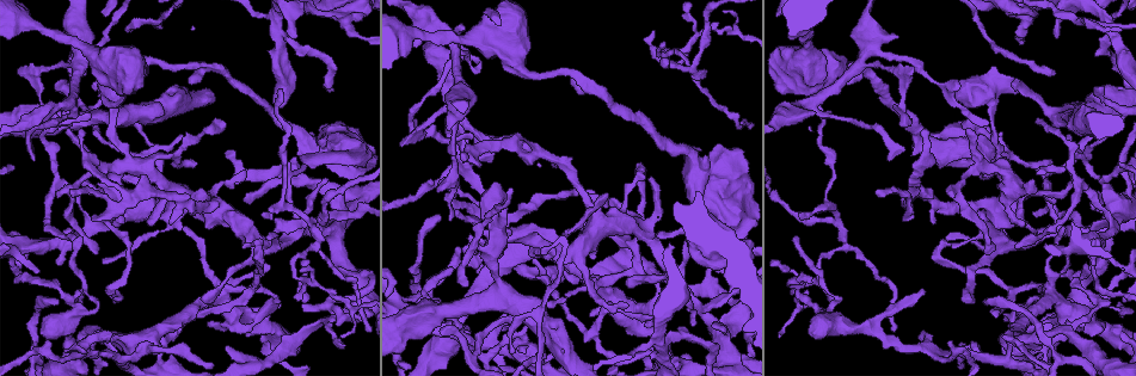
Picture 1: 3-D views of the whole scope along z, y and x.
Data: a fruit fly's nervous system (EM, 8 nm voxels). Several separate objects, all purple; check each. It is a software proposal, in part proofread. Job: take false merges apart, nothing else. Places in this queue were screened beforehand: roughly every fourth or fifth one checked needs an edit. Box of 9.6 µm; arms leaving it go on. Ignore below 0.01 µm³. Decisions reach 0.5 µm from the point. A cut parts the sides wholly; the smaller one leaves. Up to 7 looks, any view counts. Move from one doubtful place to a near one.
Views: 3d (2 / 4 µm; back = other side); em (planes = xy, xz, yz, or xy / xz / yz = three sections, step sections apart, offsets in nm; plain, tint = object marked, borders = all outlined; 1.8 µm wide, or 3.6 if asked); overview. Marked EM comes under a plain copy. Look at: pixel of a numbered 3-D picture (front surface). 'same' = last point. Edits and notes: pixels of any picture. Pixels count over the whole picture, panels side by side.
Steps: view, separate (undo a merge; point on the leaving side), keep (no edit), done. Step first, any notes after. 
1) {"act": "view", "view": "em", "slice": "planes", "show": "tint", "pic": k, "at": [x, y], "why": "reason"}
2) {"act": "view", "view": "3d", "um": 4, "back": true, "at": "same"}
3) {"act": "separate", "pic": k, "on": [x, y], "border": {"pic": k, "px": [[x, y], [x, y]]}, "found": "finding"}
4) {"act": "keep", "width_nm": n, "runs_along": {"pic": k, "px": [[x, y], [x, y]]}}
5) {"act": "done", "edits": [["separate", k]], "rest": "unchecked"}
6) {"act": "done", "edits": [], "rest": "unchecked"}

{"act": "view", "view": "3d", "um": 2, "pic": 1, "at": [278, 32], "why": "four-way junction"}

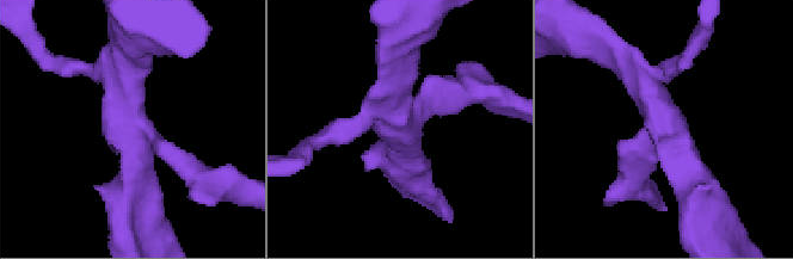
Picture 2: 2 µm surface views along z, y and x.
{"act": "view", "view": "em", "slice": "yz", "step": 8, "show": "tint", "pic": 2, "at": [133, 121], "arms": 4}

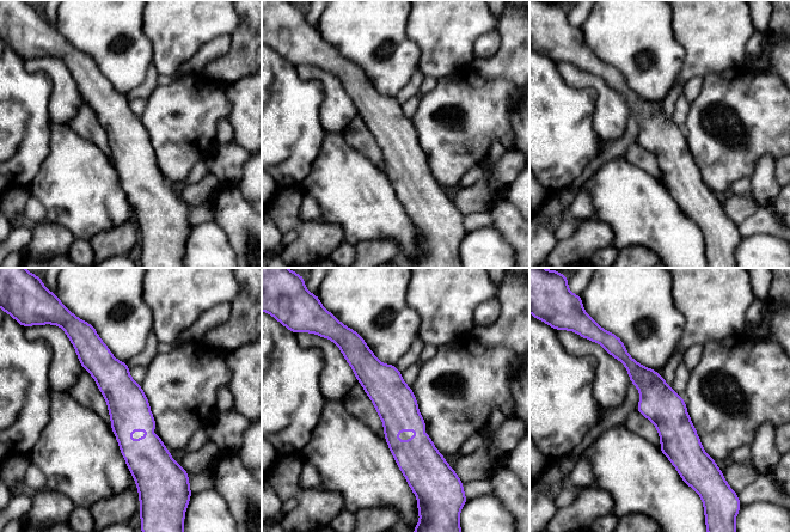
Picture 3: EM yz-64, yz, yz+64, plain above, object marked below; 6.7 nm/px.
{"act": "view", "view": "em", "slice": "planes", "show": "tint", "at": "same", "why": "another direction"}

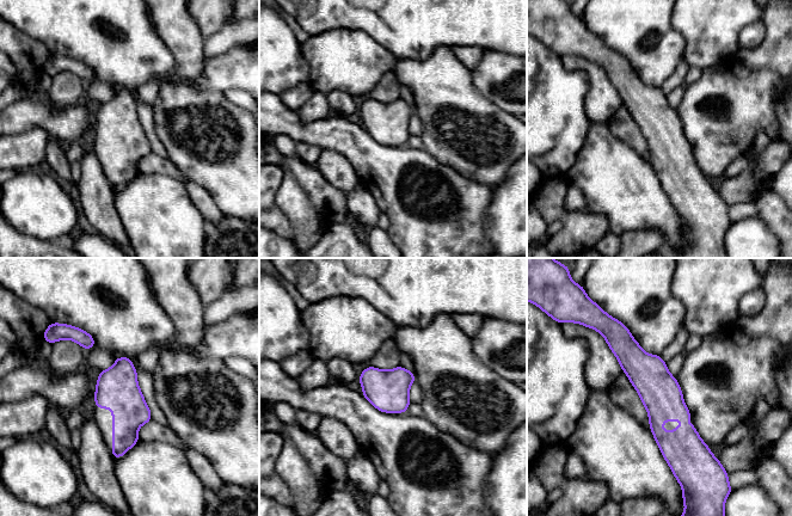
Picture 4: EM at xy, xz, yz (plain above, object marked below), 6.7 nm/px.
{"act": "keep", "width_nm": 280, "runs_along": {"pic": 4, "px": [[624, 331], [674, 462]]}, "found": "all the same neuron"}

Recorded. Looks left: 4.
{"act": "view", "view": "em", "slice": "planes", "show": "tint", "pic": 1, "at": [1024, 17], "why": "thick turns thin"}

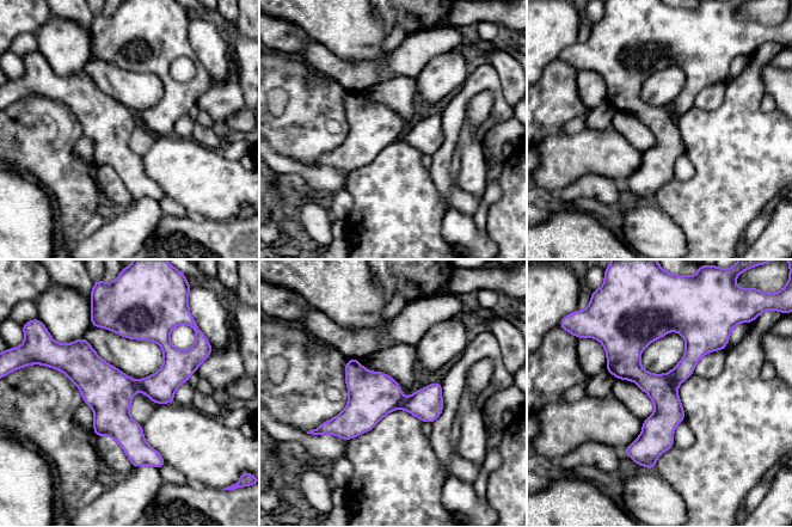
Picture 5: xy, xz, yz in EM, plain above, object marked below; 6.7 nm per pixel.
{"act": "keep", "width_nm": 200, "found": "all the same neuron"}

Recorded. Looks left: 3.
{"act": "view", "view": "3d", "um": 2, "pic": 1, "at": [127, 165], "why": "sudden change in width"}

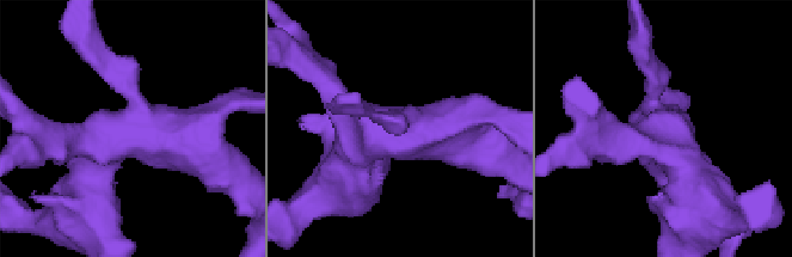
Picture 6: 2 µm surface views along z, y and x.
{"act": "view", "view": "em", "slice": "planes", "show": "borders", "pic": 6, "at": [663, 134], "why": "now the EM"}

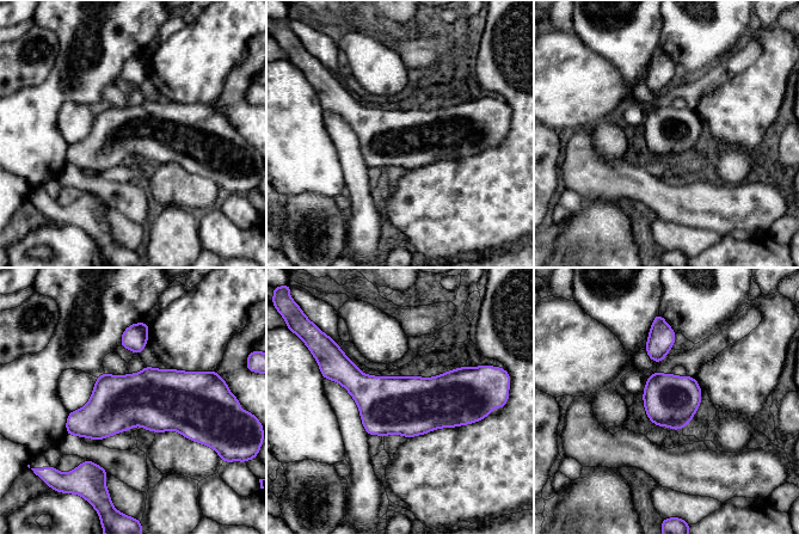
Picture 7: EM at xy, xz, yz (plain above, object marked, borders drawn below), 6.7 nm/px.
{"act": "keep", "width_nm": 340, "found": "one neuron here"}

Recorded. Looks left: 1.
{"act": "done", "edits": [], "rest": "unchecked"}

